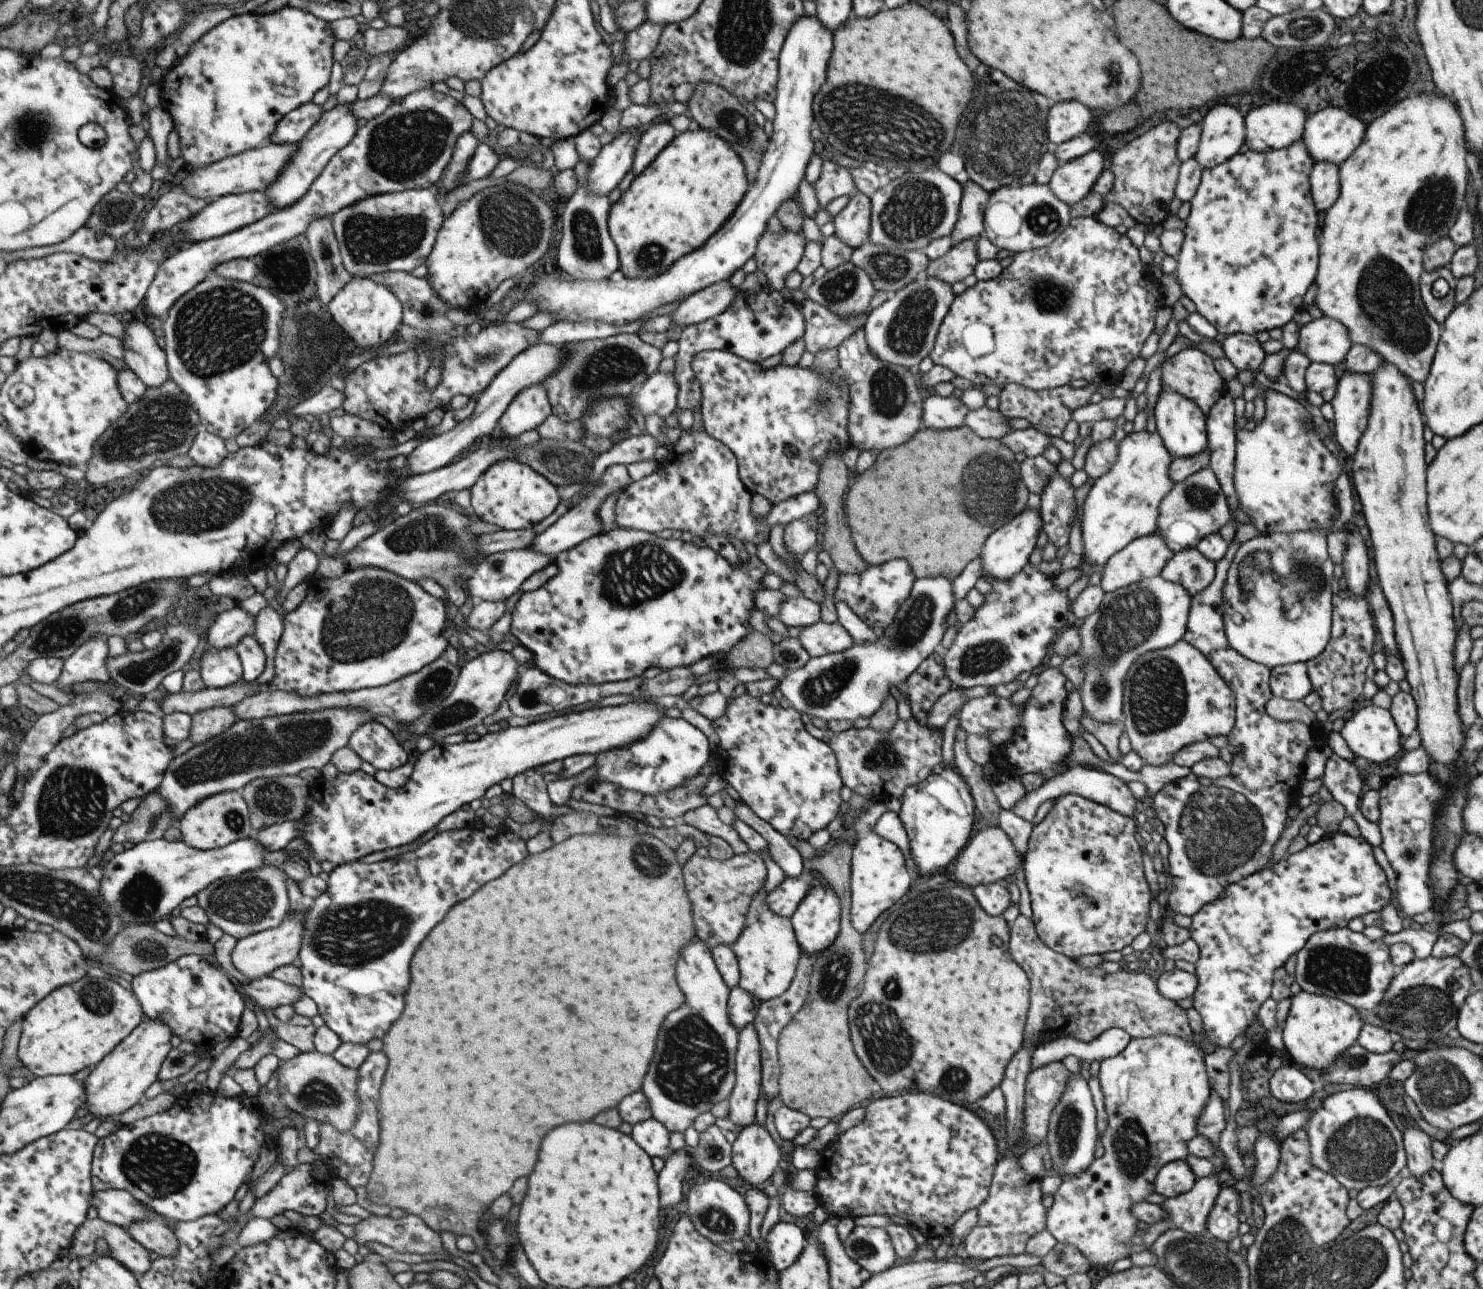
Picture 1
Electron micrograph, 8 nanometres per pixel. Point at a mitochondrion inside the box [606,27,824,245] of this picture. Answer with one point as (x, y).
(738, 123)

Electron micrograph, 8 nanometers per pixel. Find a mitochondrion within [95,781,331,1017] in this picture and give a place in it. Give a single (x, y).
(249, 900)

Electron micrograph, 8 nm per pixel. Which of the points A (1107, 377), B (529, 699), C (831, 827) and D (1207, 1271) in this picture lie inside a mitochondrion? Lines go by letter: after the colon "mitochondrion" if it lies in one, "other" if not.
A: other
B: other
C: other
D: mitochondrion

